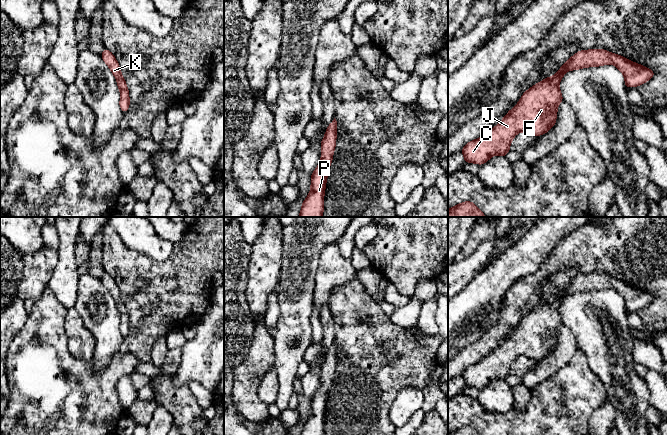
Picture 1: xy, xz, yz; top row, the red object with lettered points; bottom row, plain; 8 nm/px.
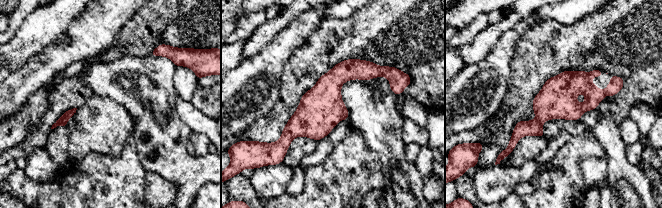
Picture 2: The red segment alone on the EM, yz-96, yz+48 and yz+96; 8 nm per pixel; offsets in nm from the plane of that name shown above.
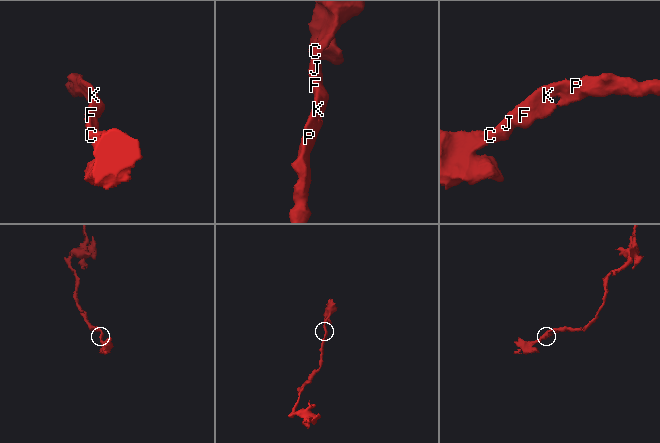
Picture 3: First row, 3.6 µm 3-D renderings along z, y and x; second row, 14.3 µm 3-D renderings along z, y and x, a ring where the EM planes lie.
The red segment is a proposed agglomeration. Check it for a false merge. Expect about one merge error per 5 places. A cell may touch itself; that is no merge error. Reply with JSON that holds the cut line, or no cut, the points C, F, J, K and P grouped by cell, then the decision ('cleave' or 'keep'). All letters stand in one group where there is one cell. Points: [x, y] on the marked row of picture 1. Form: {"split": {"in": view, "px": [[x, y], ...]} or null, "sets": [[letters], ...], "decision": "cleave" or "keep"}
{"split": null, "sets": [["C", "F", "J", "K", "P"]], "decision": "keep"}

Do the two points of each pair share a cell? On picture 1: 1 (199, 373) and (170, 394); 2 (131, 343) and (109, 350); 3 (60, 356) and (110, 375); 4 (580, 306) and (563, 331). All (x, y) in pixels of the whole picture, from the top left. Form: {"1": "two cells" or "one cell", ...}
{"1": "two cells", "2": "two cells", "3": "one cell", "4": "two cells"}

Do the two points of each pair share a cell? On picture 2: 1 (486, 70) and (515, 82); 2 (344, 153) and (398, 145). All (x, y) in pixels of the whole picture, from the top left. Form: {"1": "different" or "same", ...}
{"1": "different", "2": "different"}

